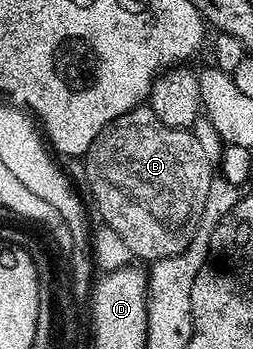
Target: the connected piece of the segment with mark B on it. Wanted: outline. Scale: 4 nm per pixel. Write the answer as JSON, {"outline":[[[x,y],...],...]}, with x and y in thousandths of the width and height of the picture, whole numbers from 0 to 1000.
{"outline":[[[557,298],[502,315],[372,390],[348,438],[328,444],[332,510],[364,553],[364,579],[395,610],[391,633],[451,653],[462,685],[502,711],[510,731],[581,745],[628,745],[708,728],[719,713],[711,679],[727,645],[763,622],[798,559],[822,542],[830,470],[798,436],[798,413],[763,390],[755,370],[708,372],[625,344],[581,301]]]}

